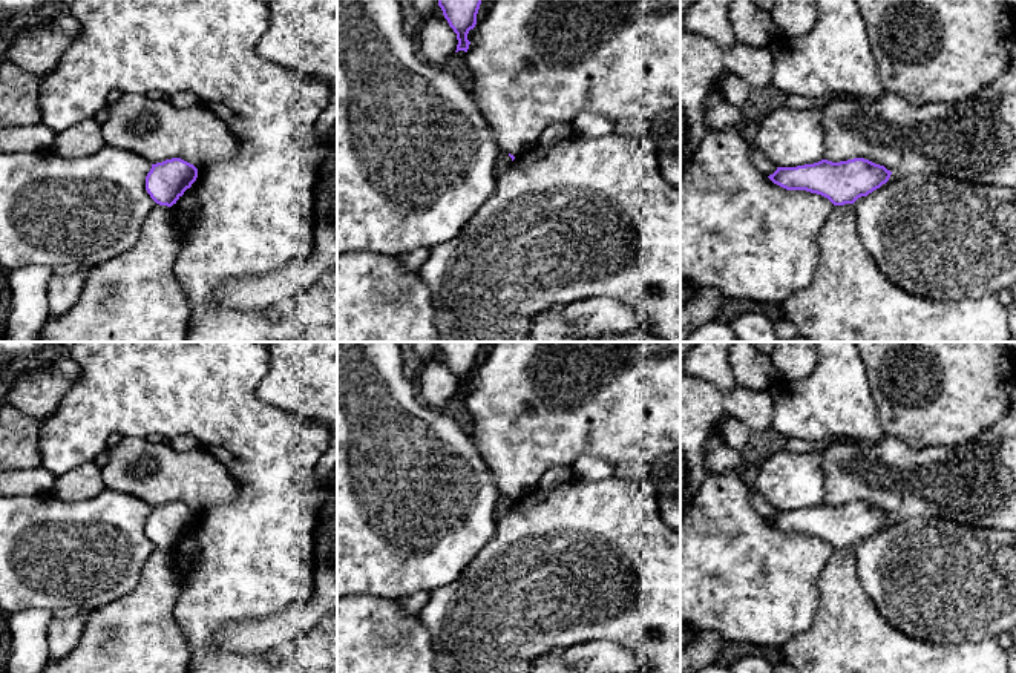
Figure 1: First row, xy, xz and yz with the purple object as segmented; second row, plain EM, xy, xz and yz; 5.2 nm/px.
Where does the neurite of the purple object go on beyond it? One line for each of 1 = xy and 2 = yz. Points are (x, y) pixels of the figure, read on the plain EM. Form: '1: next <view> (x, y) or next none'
1: next none
2: next none

